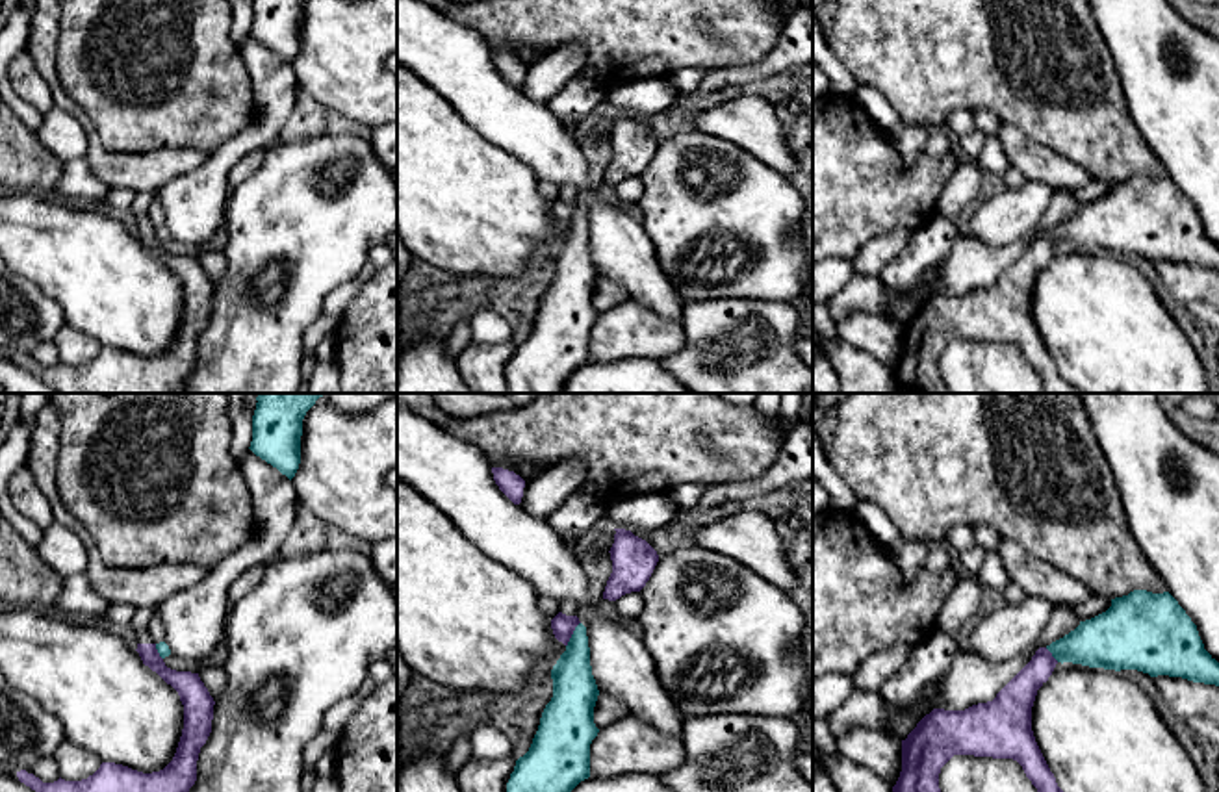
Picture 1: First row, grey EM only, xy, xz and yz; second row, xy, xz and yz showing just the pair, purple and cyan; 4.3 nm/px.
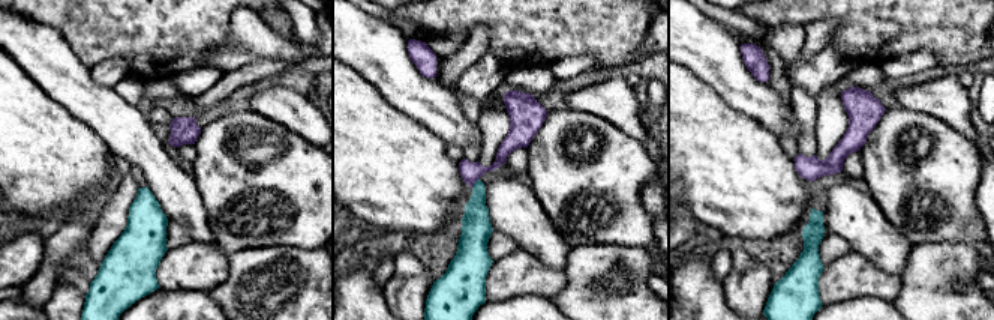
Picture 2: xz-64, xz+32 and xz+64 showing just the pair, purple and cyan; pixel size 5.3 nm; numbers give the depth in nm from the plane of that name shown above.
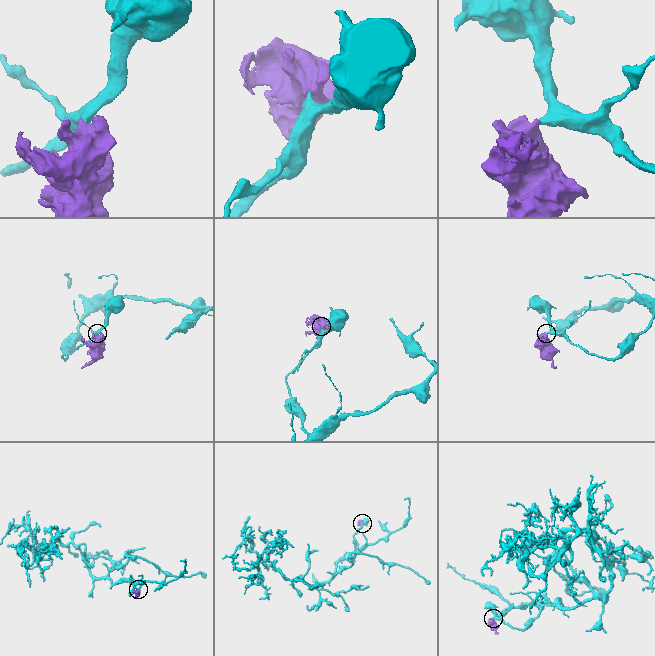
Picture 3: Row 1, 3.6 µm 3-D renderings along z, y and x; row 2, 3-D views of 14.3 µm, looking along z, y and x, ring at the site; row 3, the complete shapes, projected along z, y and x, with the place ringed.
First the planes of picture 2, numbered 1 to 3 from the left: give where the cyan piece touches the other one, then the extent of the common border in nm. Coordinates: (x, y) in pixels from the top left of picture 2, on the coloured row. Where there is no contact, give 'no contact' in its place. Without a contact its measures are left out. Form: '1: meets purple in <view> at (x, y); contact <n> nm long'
1: no contact
2: meets purple in xz+32 at (474, 182); contact 70 nm long
3: no contact

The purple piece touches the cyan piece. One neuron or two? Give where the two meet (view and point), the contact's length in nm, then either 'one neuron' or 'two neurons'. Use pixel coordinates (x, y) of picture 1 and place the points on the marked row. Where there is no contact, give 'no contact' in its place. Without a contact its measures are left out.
contact xz (572, 633); length 130 nm; two neurons

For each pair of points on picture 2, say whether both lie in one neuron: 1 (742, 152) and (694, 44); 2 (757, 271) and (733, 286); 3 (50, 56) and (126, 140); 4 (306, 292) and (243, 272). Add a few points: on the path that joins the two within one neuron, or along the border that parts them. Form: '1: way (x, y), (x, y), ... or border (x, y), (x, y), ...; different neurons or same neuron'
1: border (688, 69), (708, 83), (733, 108), (744, 113); different neurons
2: way (751, 277), (739, 286); same neuron
3: way (62, 77), (105, 119); same neuron
4: way (291, 292), (270, 292), (258, 280); same neuron

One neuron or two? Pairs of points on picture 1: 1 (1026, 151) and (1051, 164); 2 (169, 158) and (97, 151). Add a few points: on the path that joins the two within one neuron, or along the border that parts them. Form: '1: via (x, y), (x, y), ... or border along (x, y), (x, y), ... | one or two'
1: via (1032, 156), (1045, 164) | one
2: via (151, 166), (115, 166) | one

